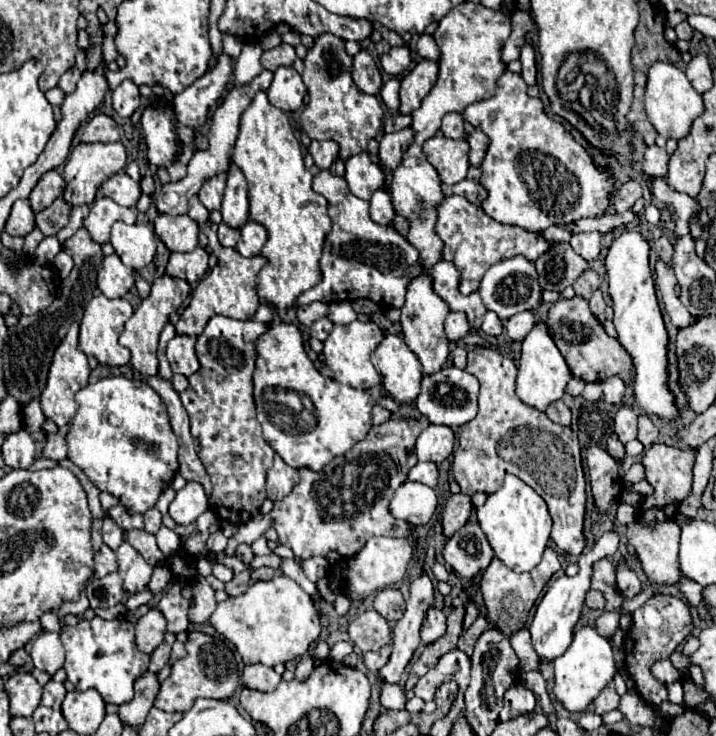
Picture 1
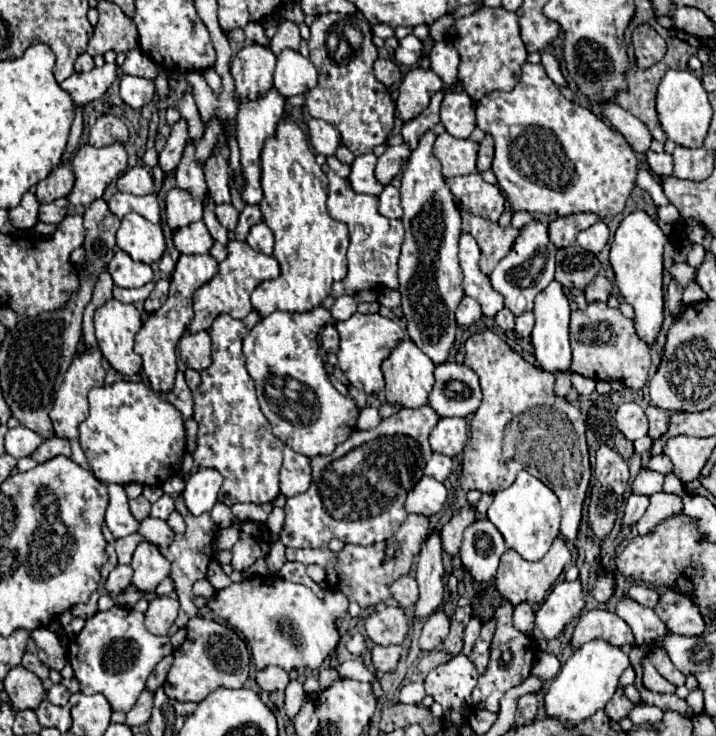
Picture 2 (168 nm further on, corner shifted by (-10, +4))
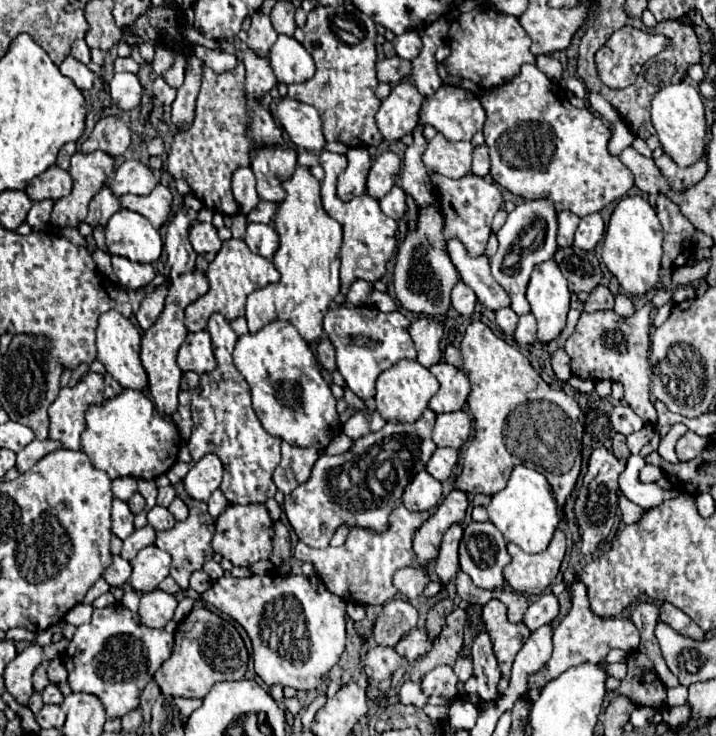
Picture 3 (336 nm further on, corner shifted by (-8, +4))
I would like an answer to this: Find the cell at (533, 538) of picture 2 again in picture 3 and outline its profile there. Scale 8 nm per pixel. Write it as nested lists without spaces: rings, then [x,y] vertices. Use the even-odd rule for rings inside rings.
[[[524,465],[514,467],[508,485],[492,495],[492,501],[488,505],[490,521],[496,525],[496,529],[504,535],[504,539],[516,543],[526,553],[540,553],[548,547],[554,529],[560,523],[560,515],[556,509],[556,499],[552,495],[552,487],[546,481],[546,477],[534,469],[528,469]]]

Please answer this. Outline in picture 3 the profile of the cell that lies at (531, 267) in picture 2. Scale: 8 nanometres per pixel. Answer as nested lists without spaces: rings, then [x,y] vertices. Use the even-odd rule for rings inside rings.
[[[544,197],[544,199],[534,199],[534,201],[522,201],[520,205],[516,205],[516,209],[508,213],[506,223],[498,231],[500,245],[498,245],[496,255],[490,259],[490,267],[492,267],[494,279],[510,293],[512,297],[510,307],[518,315],[526,315],[530,311],[530,305],[526,301],[526,285],[528,285],[532,269],[538,263],[548,261],[558,249],[556,225],[558,225],[558,211],[554,209],[554,203],[546,201]]]

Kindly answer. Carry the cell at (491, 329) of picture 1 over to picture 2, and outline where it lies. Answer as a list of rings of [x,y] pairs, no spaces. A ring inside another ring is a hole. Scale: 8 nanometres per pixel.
[[[504,307],[502,311],[498,311],[496,313],[496,317],[494,317],[494,321],[496,321],[496,325],[500,325],[504,331],[512,331],[514,329],[514,315]]]

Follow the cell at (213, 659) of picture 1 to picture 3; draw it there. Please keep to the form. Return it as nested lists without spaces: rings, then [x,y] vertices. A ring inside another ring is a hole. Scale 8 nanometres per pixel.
[[[194,607],[190,615],[180,621],[174,633],[174,649],[170,659],[162,663],[154,681],[160,685],[162,693],[168,697],[206,697],[210,687],[218,681],[238,681],[246,673],[248,651],[236,631],[236,627],[208,611],[206,607]]]

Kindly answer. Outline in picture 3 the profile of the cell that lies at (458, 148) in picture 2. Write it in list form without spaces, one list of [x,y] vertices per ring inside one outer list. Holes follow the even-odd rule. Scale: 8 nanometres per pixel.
[[[436,133],[430,141],[428,147],[422,155],[424,165],[450,179],[460,179],[470,173],[470,163],[472,163],[472,143],[470,141],[458,141],[452,143],[444,135]]]

